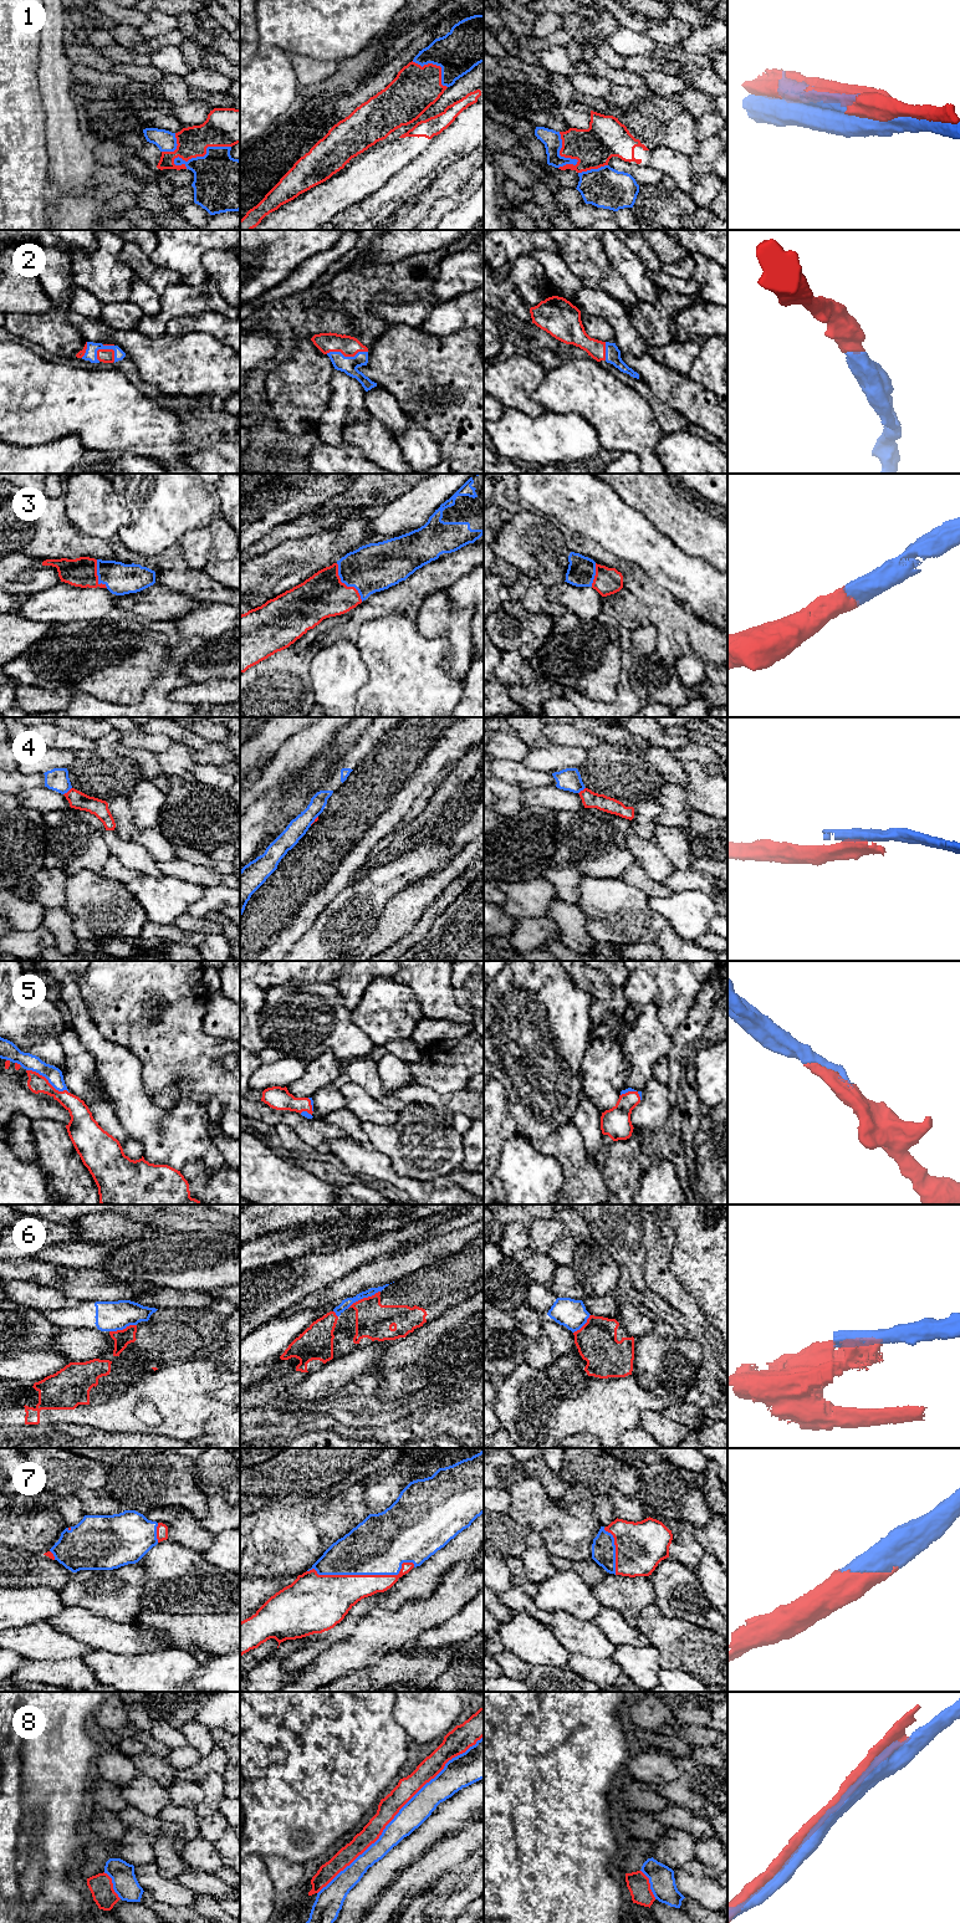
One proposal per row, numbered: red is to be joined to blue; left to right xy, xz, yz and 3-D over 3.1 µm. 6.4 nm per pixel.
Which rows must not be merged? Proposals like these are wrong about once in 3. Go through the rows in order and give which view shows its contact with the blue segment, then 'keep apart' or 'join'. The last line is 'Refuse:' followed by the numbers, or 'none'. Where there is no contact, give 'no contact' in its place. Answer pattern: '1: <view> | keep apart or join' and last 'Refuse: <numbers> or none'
1: xy | keep apart
2: xz | join
3: xz | join
4: xy | keep apart
5: xy | join
6: xz | keep apart
7: xz | join
8: xz | keep apart
Refuse: 1, 4, 6, 8

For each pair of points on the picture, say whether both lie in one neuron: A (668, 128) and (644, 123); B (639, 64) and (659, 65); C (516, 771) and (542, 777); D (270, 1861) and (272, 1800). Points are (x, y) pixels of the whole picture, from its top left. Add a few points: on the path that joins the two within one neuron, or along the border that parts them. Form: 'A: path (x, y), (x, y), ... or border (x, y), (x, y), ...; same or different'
A: path (662, 124), (650, 123); same
B: path (644, 64), (654, 64); same
C: path (522, 777), (536, 777); same
D: border (263, 1856), (281, 1856), (299, 1863); different

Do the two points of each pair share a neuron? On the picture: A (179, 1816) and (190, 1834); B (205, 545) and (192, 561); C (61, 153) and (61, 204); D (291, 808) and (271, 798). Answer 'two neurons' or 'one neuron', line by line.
A: one neuron
B: one neuron
C: one neuron
D: two neurons

